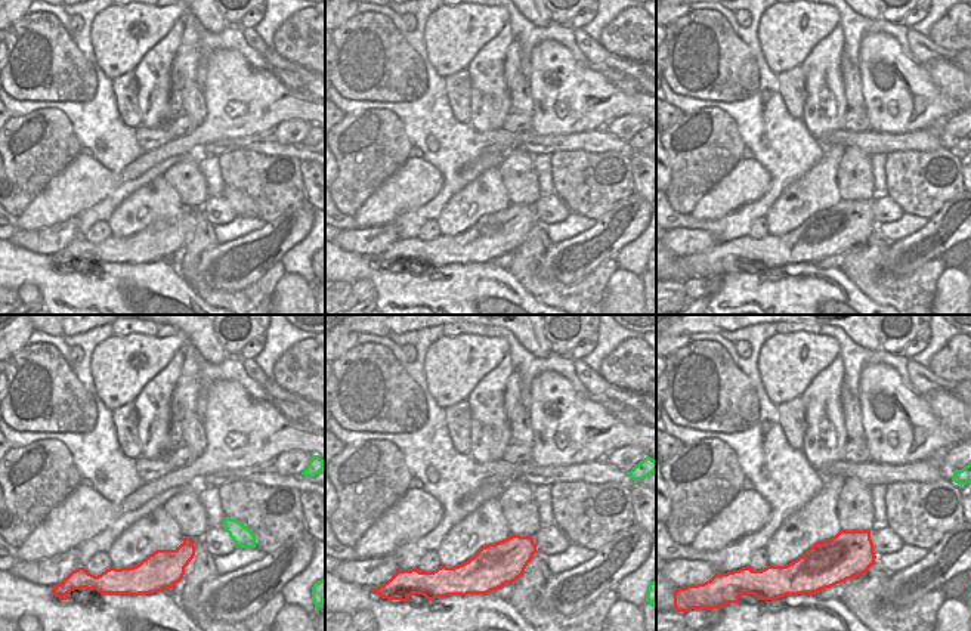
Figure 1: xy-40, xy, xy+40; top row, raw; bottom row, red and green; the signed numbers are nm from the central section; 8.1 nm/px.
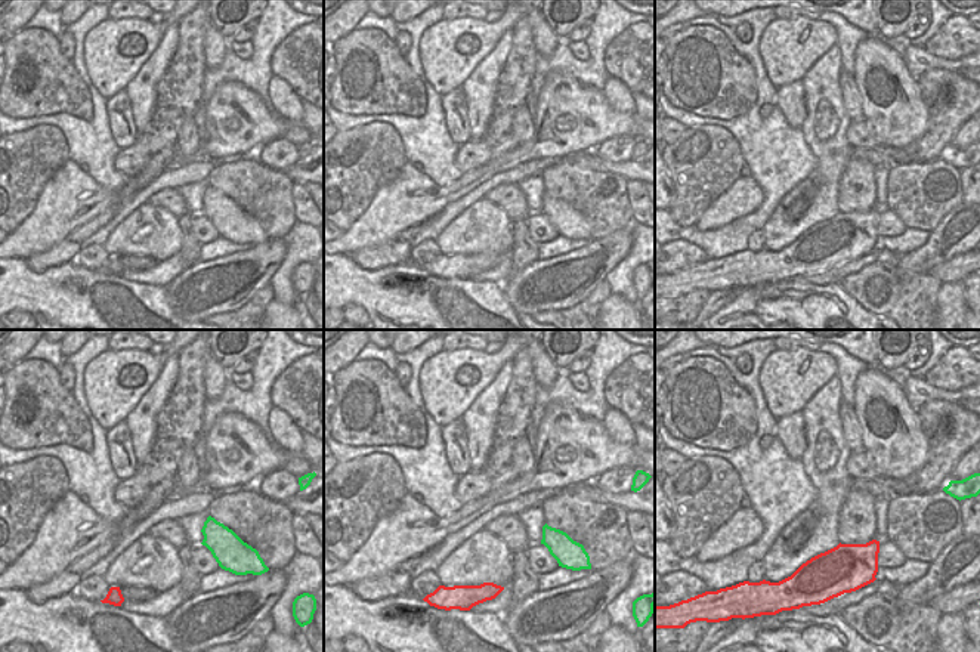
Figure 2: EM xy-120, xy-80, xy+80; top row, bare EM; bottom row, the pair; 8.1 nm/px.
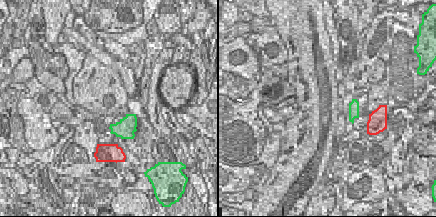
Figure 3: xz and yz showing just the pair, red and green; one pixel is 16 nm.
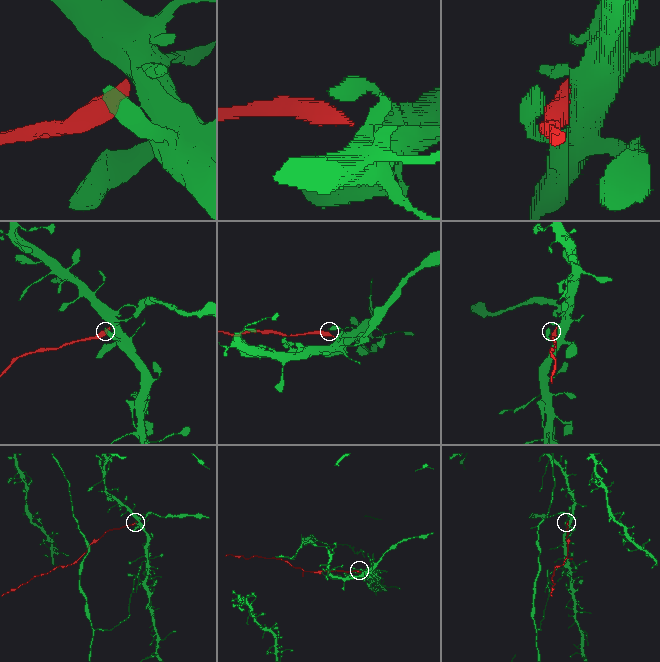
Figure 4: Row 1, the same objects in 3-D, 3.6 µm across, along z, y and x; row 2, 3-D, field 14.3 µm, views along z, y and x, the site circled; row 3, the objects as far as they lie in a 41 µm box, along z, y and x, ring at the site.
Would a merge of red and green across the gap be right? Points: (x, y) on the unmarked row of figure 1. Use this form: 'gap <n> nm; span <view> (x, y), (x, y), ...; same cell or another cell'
gap 280 nm; span xy-40 (192, 212), (222, 195); another cell

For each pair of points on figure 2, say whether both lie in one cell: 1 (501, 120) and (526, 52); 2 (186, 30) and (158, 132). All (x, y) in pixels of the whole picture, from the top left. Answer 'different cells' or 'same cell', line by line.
1: same cell
2: same cell

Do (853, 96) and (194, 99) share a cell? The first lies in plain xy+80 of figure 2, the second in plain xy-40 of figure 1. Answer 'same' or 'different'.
same

